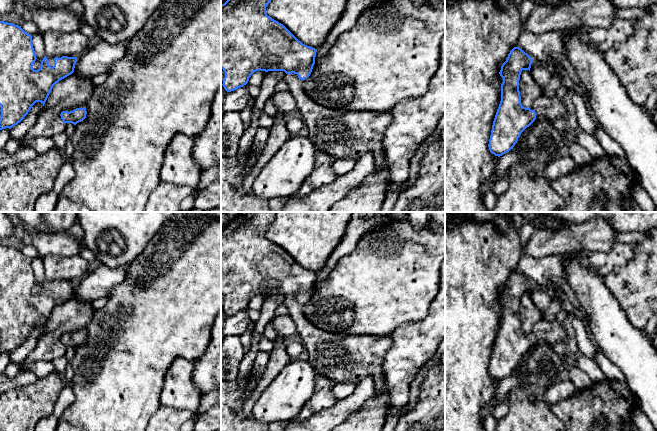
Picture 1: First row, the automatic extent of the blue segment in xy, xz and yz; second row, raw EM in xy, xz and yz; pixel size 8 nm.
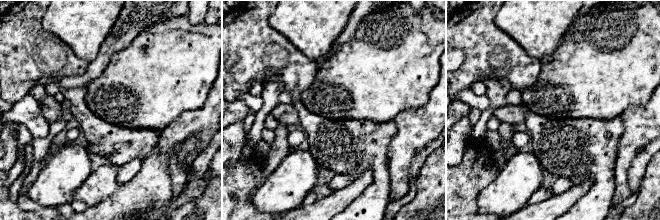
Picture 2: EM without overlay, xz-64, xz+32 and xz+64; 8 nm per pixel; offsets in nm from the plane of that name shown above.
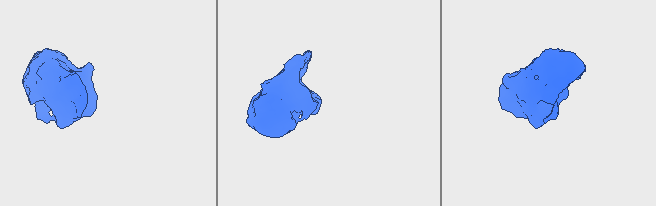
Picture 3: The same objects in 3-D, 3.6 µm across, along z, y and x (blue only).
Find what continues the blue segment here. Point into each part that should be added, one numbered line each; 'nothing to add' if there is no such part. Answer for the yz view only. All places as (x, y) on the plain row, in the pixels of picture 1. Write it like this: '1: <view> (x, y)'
1: yz (552, 332)

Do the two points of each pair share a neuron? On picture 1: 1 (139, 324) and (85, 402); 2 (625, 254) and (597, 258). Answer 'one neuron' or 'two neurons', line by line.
1: one neuron
2: one neuron

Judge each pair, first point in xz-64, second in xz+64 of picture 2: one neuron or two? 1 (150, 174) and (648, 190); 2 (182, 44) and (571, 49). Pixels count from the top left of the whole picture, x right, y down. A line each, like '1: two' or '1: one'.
1: two
2: one

